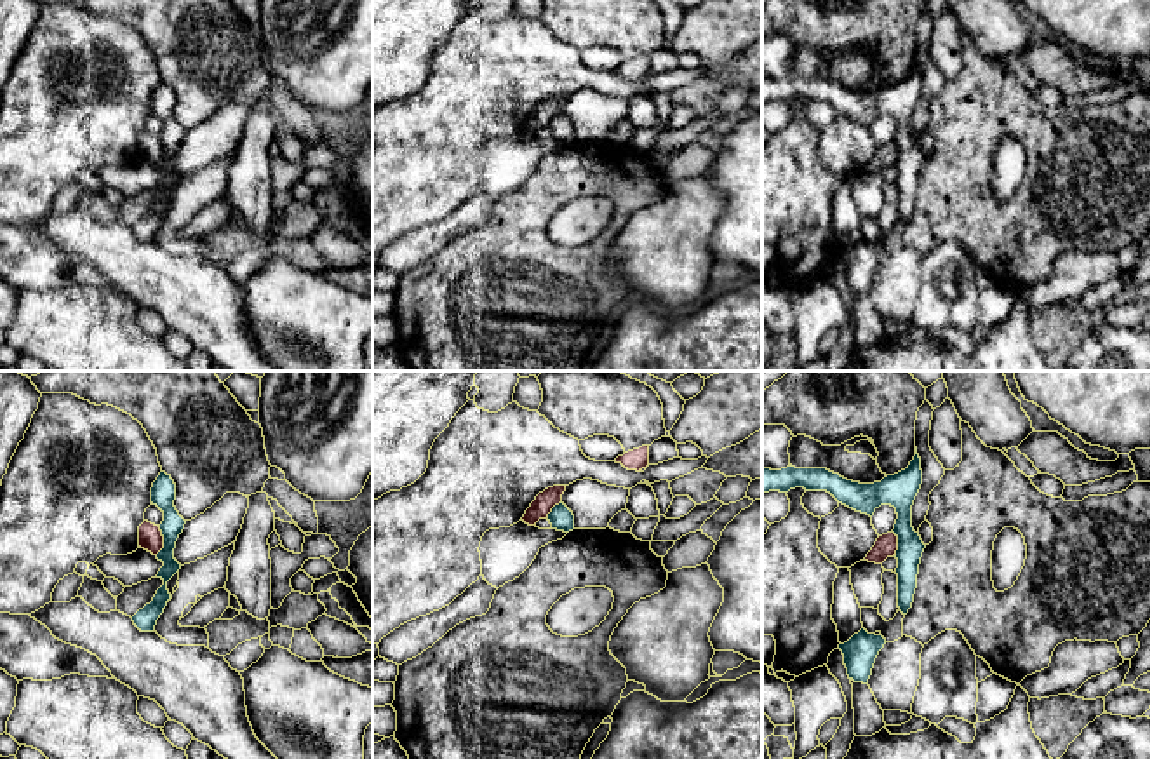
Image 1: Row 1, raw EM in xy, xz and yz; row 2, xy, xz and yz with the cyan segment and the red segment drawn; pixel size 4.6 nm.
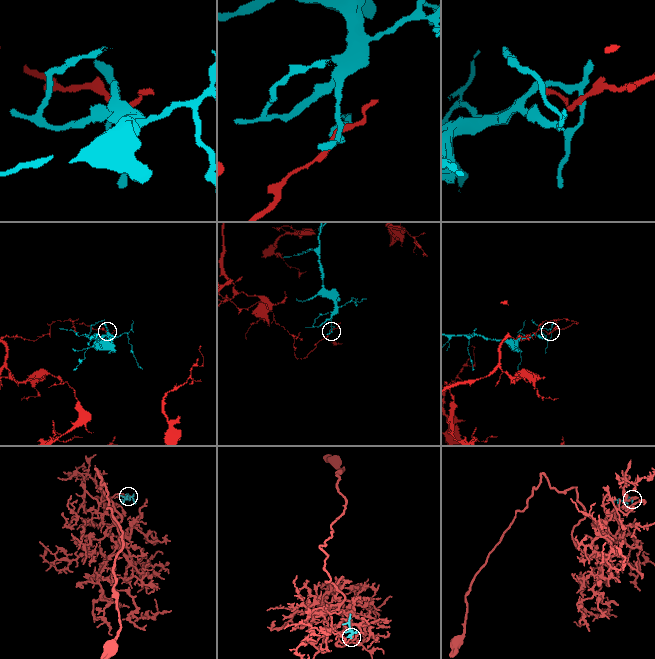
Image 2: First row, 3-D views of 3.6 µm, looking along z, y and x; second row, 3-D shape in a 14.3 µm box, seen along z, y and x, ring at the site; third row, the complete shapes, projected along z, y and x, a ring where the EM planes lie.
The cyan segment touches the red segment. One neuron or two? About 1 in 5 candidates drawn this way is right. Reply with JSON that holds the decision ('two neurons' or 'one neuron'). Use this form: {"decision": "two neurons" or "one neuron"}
{"decision": "two neurons"}

